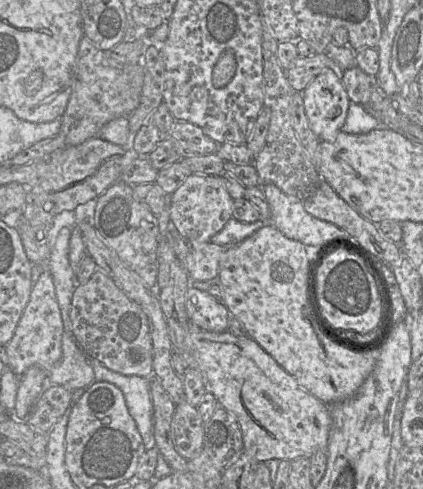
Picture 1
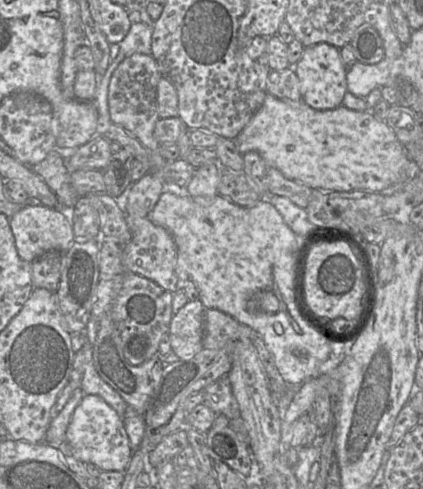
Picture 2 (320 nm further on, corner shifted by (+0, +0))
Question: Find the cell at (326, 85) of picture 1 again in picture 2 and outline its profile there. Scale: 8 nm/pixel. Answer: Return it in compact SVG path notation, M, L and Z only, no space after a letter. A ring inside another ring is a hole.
M318 43L304 48L299 61L293 66L299 79L301 99L317 110L334 109L342 104L347 90L346 70L340 51L328 43Z

